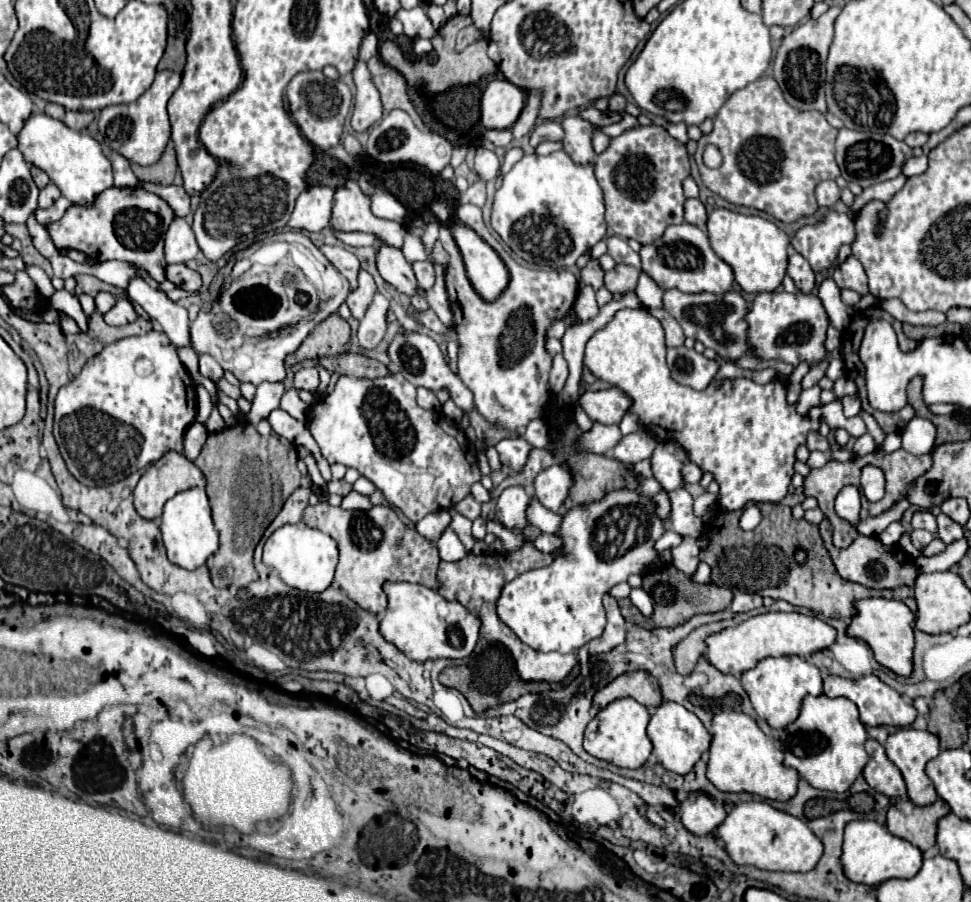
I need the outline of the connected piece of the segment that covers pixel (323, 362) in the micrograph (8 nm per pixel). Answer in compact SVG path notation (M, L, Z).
M356 352L320 358L320 366L324 366L328 372L346 374L346 376L354 376L354 378L370 378L370 380L388 376L388 372L390 372L388 366L384 366L382 362L366 358L364 354L356 354Z

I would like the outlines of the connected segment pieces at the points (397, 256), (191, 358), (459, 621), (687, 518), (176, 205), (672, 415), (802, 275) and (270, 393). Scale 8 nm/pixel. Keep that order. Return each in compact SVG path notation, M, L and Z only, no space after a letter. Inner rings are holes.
M382 246L382 250L378 252L378 270L380 270L380 276L386 282L390 282L398 292L406 296L414 296L418 292L412 266L400 250L392 246Z
M178 348L178 350L180 350L180 360L182 360L182 364L188 368L190 376L192 376L198 384L204 384L204 386L212 392L212 396L214 396L214 392L216 392L214 382L208 380L208 378L204 378L204 376L200 376L200 372L198 372L198 354L196 354L192 348Z
M386 582L384 592L388 596L388 608L380 620L380 634L410 660L426 662L434 658L470 656L478 640L480 620L460 602L446 600L438 594L438 590L410 582Z
M678 488L672 492L666 492L670 500L670 516L668 516L668 528L680 532L682 536L698 538L702 534L702 520L694 514L692 504L694 498L686 488Z
M142 182L138 186L164 198L170 204L170 208L176 212L176 216L186 216L190 212L190 196L182 186L176 186L176 184L164 186L164 184L152 184L152 182Z
M646 308L616 312L614 318L586 342L584 354L586 354L584 364L592 370L592 374L596 374L600 380L612 386L618 386L634 400L630 412L636 414L646 428L660 430L662 438L670 438L678 442L688 452L692 462L696 462L704 472L714 474L714 480L720 484L720 504L728 512L742 510L748 502L780 502L786 496L790 478L794 474L794 460L796 460L794 452L800 444L806 444L806 434L810 430L818 430L822 416L832 430L844 428L854 438L866 434L864 420L860 416L846 418L842 414L842 404L838 400L826 406L812 408L808 416L802 418L796 412L796 406L790 406L786 402L786 386L780 380L762 386L746 378L736 378L736 380L726 380L720 386L712 382L702 392L696 392L688 386L674 382L666 366L664 330L660 322L650 312L646 312Z
M792 254L788 258L788 274L794 280L798 290L808 294L808 292L812 292L816 288L816 276L814 276L808 260L804 260L804 256Z
M264 382L264 384L260 384L258 386L258 392L254 396L252 408L246 414L246 420L252 426L256 426L260 420L268 418L270 412L280 406L280 398L282 398L284 390L286 390L284 382Z

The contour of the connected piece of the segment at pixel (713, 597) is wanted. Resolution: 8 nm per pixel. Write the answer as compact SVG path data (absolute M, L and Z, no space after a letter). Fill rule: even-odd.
M672 566L664 568L658 574L646 574L642 588L646 592L650 592L650 596L654 600L654 614L652 614L652 618L644 618L630 604L628 598L618 600L618 604L620 604L620 610L622 610L622 614L624 614L624 618L628 622L634 622L634 624L638 624L638 626L642 626L646 630L652 630L652 628L672 628L672 626L684 624L694 614L708 614L708 612L726 610L730 606L730 602L732 602L732 596L734 596L730 588L720 588L720 586L714 586L714 584L692 582L688 576L684 576L684 572L680 572L680 570L672 568Z

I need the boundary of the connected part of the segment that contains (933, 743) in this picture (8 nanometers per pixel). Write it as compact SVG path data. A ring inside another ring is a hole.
M902 728L902 730L896 730L894 734L888 736L884 748L886 748L888 758L900 768L900 772L902 772L902 776L904 776L904 782L906 782L906 786L908 786L908 796L910 796L910 800L912 800L914 804L918 804L918 806L932 804L932 802L938 798L938 794L936 794L936 790L934 790L932 780L926 776L924 766L926 766L928 760L932 760L934 756L940 754L940 750L938 750L938 736L930 734L928 730Z

